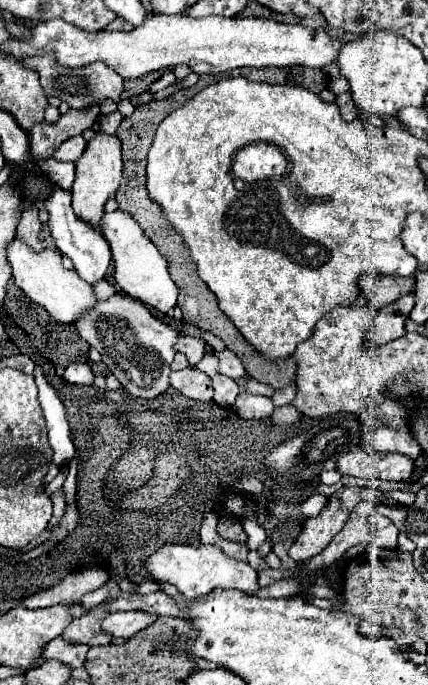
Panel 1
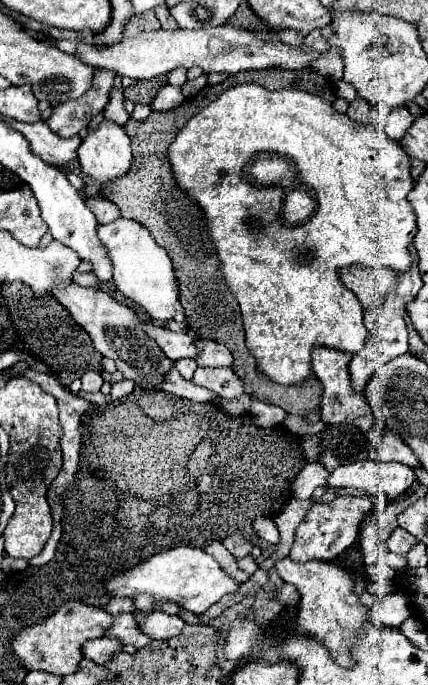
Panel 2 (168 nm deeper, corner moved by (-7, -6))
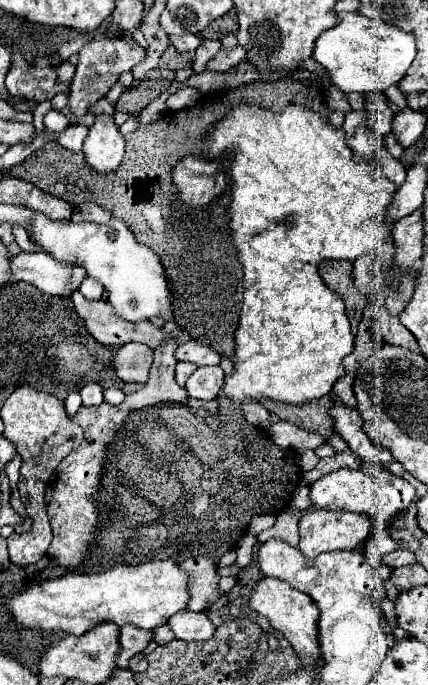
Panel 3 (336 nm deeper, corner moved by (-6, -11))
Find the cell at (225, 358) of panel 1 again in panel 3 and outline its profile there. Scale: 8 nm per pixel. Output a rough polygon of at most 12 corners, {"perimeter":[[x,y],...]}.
{"perimeter":[[193,339],[175,351],[179,361],[219,365],[221,355]]}

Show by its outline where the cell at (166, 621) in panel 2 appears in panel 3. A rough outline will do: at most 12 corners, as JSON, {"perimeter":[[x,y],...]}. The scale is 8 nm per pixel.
{"perimeter":[[205,613],[173,615],[169,627],[175,639],[211,639],[215,627]]}

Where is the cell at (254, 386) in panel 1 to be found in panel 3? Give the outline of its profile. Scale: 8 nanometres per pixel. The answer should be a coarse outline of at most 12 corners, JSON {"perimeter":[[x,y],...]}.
{"perimeter":[[219,365],[197,367],[185,389],[191,397],[211,401],[223,389]]}

